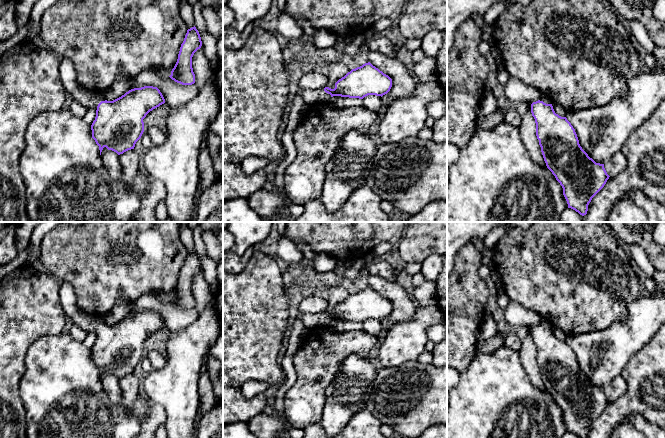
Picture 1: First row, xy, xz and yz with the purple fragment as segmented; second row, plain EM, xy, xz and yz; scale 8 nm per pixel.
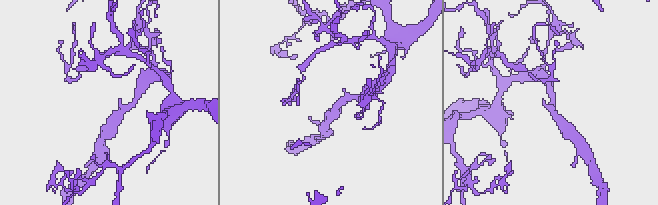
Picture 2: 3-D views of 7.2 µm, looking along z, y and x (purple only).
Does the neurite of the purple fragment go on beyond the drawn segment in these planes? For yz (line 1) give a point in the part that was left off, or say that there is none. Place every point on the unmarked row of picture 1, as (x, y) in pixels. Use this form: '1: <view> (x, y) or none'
1: yz (544, 322)

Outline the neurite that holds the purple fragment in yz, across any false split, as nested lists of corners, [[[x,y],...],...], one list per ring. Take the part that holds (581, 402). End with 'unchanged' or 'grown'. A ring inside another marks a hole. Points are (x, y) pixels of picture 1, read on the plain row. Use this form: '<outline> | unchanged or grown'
[[[546,319],[531,328],[536,360],[547,392],[563,412],[568,432],[587,438],[592,422],[604,411],[609,399],[582,373],[575,353],[566,341],[555,337]]] | grown

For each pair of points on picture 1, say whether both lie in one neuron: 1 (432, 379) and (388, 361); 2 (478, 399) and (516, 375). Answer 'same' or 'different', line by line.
1: different
2: same

